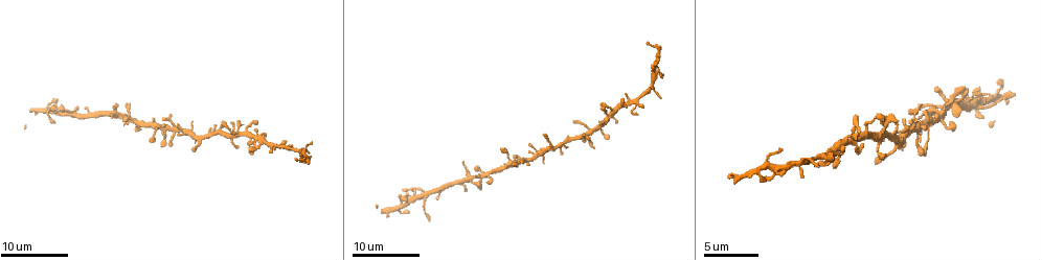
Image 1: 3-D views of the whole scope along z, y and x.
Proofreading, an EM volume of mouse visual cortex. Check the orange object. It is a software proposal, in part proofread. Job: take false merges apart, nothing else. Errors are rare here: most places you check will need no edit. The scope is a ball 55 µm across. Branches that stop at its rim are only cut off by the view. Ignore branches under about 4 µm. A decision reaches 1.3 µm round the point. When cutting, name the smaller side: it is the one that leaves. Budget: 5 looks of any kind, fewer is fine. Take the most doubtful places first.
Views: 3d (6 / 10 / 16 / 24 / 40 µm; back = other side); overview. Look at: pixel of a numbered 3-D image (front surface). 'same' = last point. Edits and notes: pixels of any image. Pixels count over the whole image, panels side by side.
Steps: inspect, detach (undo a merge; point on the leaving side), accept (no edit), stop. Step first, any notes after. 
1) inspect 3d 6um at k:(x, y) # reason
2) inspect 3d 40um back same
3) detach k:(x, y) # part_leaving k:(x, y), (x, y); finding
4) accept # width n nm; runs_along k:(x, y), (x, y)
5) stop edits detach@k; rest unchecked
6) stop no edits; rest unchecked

inspect 3d 24um at 1:(509, 163) # looks like a crossing

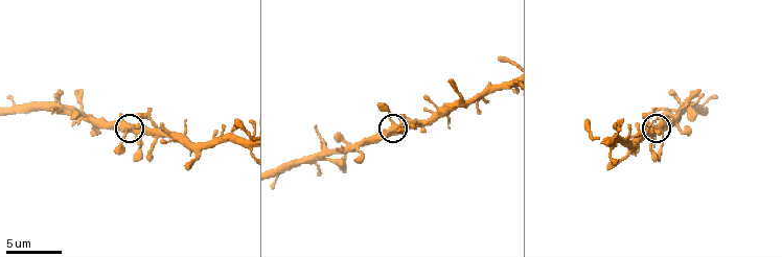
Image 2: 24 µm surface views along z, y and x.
inspect 3d 6um at 2:(392, 127)

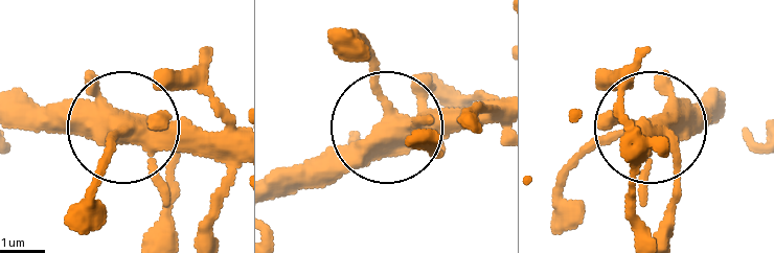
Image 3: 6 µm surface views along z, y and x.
accept # width 420 nm; runs_along 3:(230, 139), (118, 124), (95, 188); all the same neuron

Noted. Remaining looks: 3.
inspect 3d 10um at 2:(197, 151) # looks like a crossing

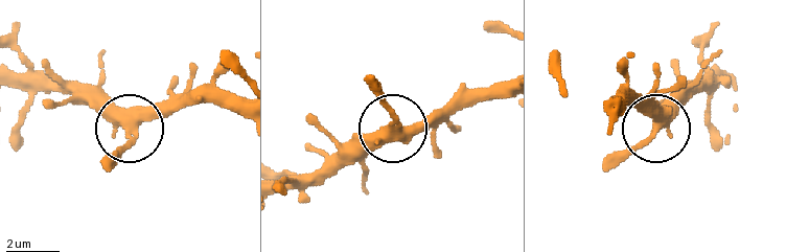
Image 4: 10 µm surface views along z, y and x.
inspect 3d 6um at 4:(657, 125)

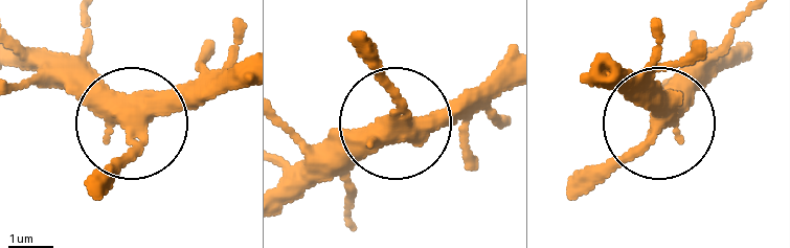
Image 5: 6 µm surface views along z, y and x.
accept # arms 4; runs_along 5:(325, 182), (389, 122), (386, 81), (359, 51); one neuron here

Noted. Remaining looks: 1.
stop no edits; rest unchecked

